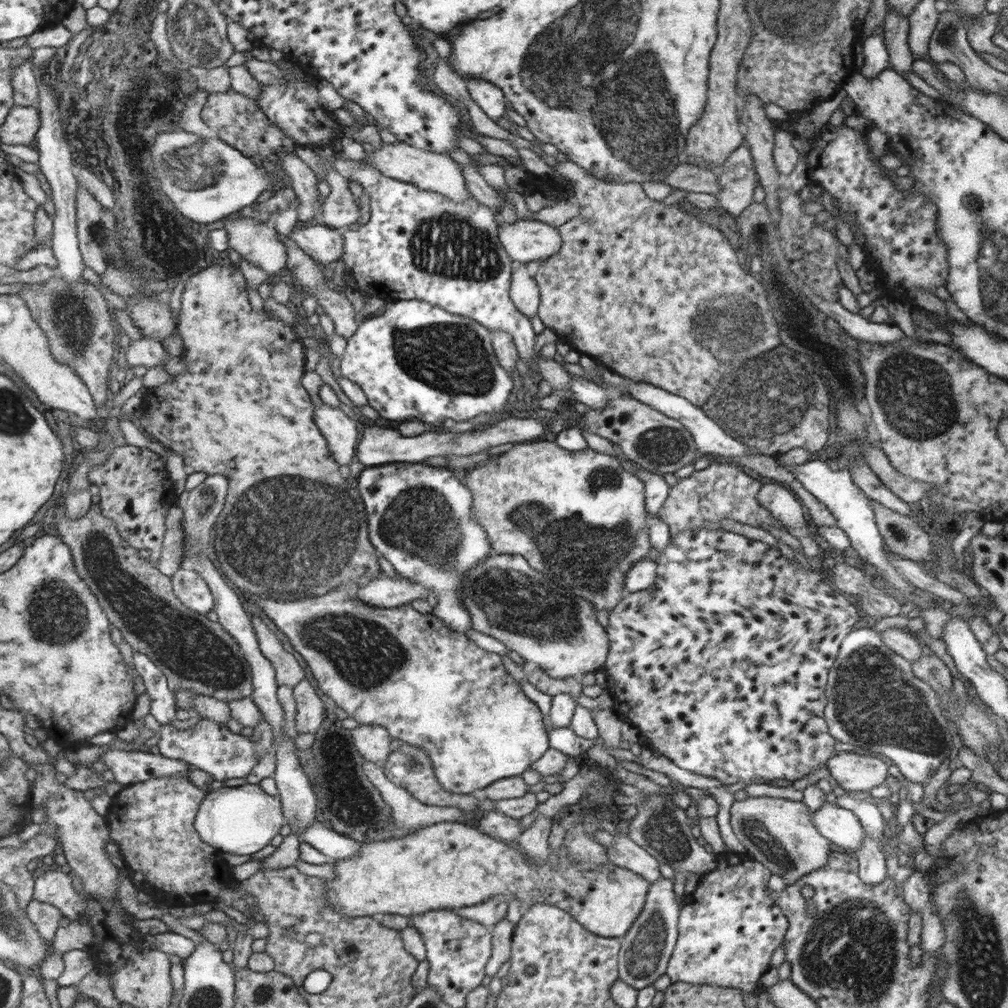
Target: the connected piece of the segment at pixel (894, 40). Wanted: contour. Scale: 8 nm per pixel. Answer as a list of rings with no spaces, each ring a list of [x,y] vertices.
[[[887,10],[882,24],[884,33],[883,44],[888,54],[888,68],[897,72],[907,72],[912,70],[912,52],[908,47],[908,19]]]

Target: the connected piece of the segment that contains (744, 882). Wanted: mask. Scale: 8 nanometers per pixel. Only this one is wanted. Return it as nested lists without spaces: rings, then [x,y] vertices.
[[[727,852],[715,855],[716,868],[704,874],[681,907],[679,936],[666,966],[671,983],[719,986],[725,989],[741,990],[748,993],[758,988],[760,976],[767,971],[771,952],[784,940],[787,926],[786,915],[767,896],[765,886],[770,872],[760,862],[753,861],[745,852]]]

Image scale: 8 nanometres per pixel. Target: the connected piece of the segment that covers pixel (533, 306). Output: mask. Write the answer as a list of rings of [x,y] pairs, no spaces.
[[[520,264],[511,276],[511,300],[516,304],[517,311],[529,319],[536,315],[540,305],[540,290],[536,280]]]

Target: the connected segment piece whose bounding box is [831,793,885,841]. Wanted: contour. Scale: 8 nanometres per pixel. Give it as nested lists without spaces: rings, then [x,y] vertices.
[[[851,793],[831,798],[837,806],[850,810],[858,818],[863,828],[862,831],[867,837],[881,841],[885,820],[881,817],[881,813],[877,811],[875,805],[871,803],[871,799],[861,800],[858,795]]]

